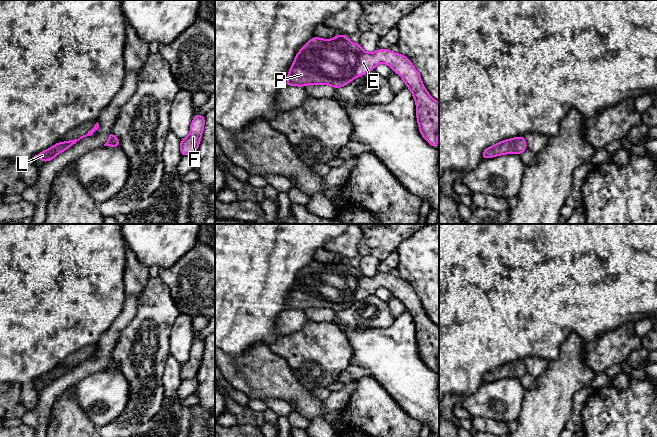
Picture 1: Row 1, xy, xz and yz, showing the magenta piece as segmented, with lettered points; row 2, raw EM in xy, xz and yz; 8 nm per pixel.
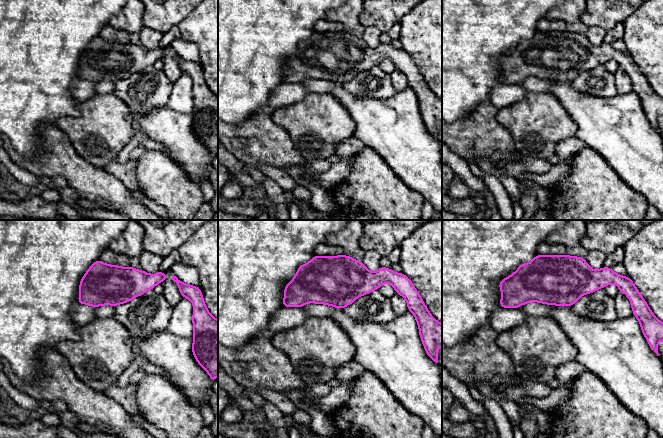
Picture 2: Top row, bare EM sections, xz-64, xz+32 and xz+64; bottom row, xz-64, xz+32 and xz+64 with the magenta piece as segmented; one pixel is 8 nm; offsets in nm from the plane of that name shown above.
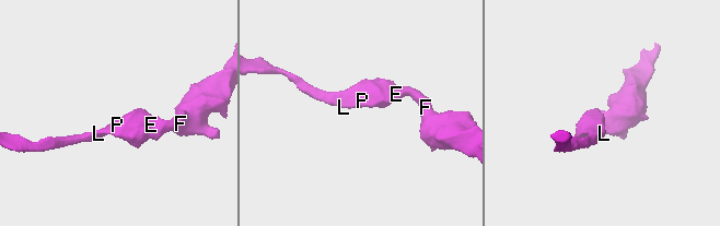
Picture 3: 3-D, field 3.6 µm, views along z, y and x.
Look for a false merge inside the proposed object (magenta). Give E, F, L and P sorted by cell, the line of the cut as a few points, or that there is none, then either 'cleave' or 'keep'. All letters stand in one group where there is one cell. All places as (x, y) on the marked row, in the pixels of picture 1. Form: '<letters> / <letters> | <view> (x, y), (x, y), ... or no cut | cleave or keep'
E F L P | no cut | keep

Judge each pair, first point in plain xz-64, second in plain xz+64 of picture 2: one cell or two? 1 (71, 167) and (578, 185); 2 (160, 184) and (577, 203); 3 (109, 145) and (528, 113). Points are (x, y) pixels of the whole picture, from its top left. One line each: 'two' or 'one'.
1: two
2: one
3: one

